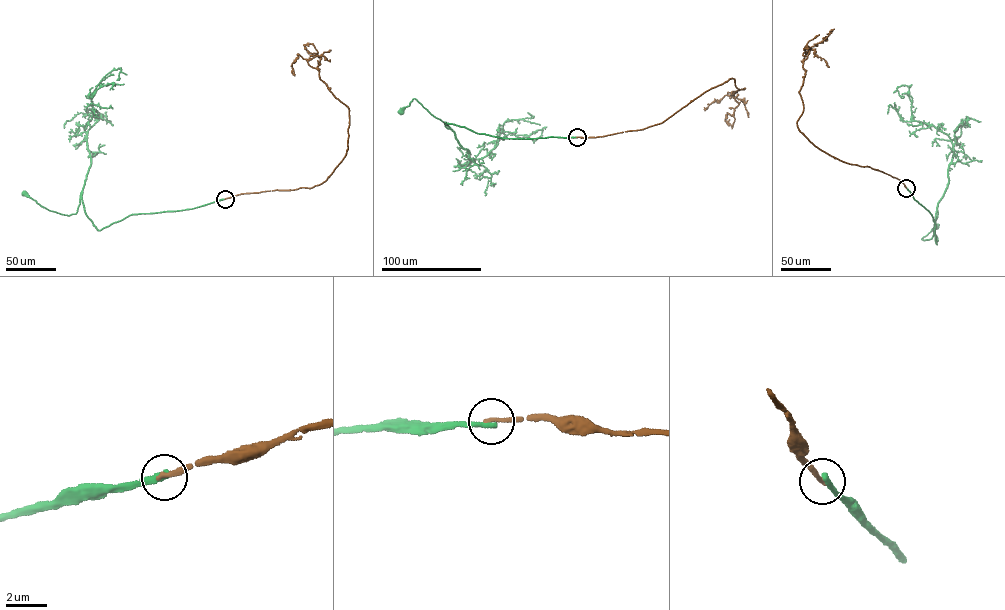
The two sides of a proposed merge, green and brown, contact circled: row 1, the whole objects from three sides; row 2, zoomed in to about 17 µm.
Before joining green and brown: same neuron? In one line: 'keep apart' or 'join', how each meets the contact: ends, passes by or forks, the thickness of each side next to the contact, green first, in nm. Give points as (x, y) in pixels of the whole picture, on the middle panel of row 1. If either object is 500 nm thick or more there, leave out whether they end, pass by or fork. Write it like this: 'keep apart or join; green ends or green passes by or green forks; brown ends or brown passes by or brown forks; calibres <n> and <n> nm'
keep apart; green ends; brown ends; calibres 320 and 240 nm

